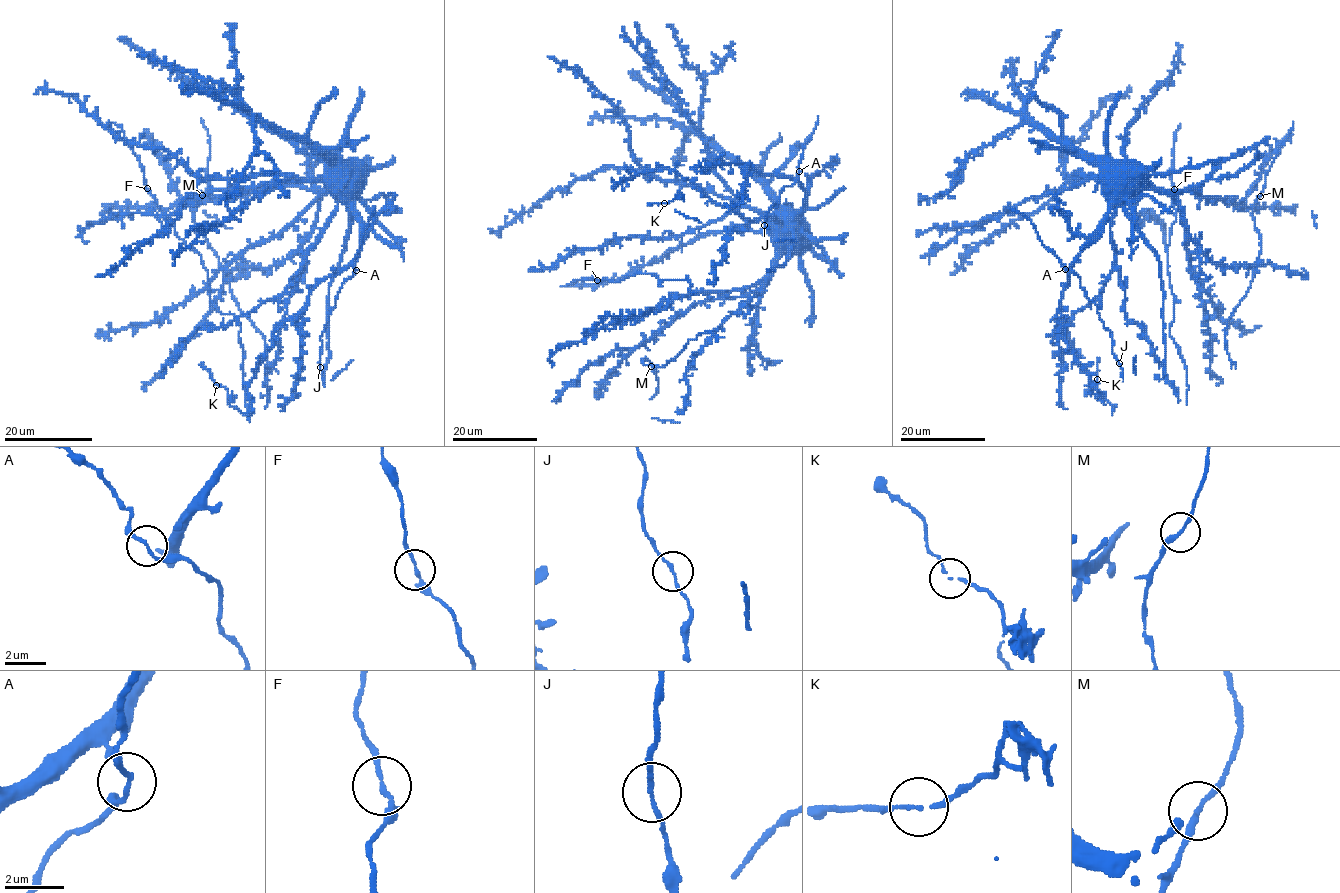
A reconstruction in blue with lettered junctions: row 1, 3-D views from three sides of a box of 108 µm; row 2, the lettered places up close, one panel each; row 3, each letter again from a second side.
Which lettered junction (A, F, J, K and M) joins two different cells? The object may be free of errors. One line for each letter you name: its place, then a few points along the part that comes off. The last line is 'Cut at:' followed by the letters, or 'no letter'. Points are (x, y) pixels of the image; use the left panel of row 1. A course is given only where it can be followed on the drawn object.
K: Place: (216, 385). Course of the part to remove: (216, 385), (222, 386), (233, 399), (236, 396)
Cut at: K

